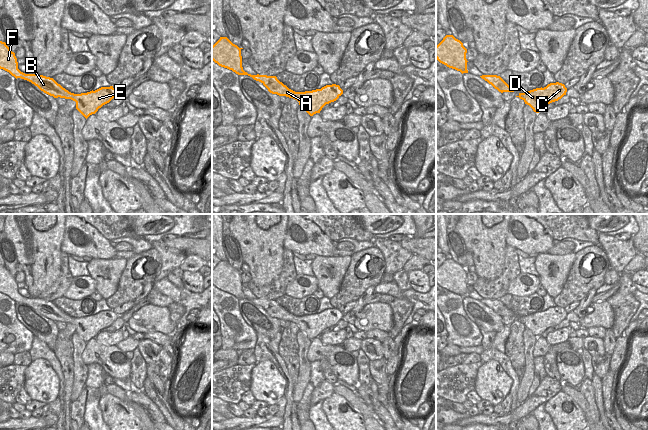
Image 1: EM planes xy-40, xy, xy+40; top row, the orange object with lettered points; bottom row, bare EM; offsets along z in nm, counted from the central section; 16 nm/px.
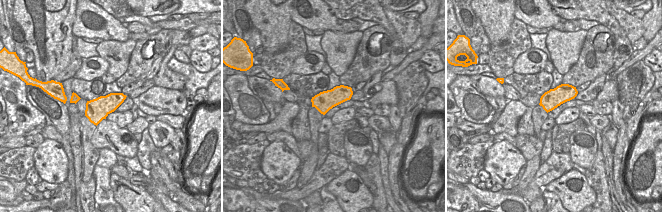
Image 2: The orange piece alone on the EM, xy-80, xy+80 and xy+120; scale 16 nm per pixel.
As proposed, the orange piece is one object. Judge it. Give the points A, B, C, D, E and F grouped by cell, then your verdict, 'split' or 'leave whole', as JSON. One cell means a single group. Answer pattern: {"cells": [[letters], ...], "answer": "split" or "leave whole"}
{"cells": [["A", "B", "C", "D", "E", "F"]], "answer": "leave whole"}

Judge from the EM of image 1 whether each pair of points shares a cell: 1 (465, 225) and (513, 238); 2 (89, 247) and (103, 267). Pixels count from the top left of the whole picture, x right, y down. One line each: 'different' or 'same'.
1: different
2: different

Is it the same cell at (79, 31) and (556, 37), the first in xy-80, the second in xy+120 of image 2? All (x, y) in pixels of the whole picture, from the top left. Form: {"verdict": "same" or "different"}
{"verdict": "different"}

